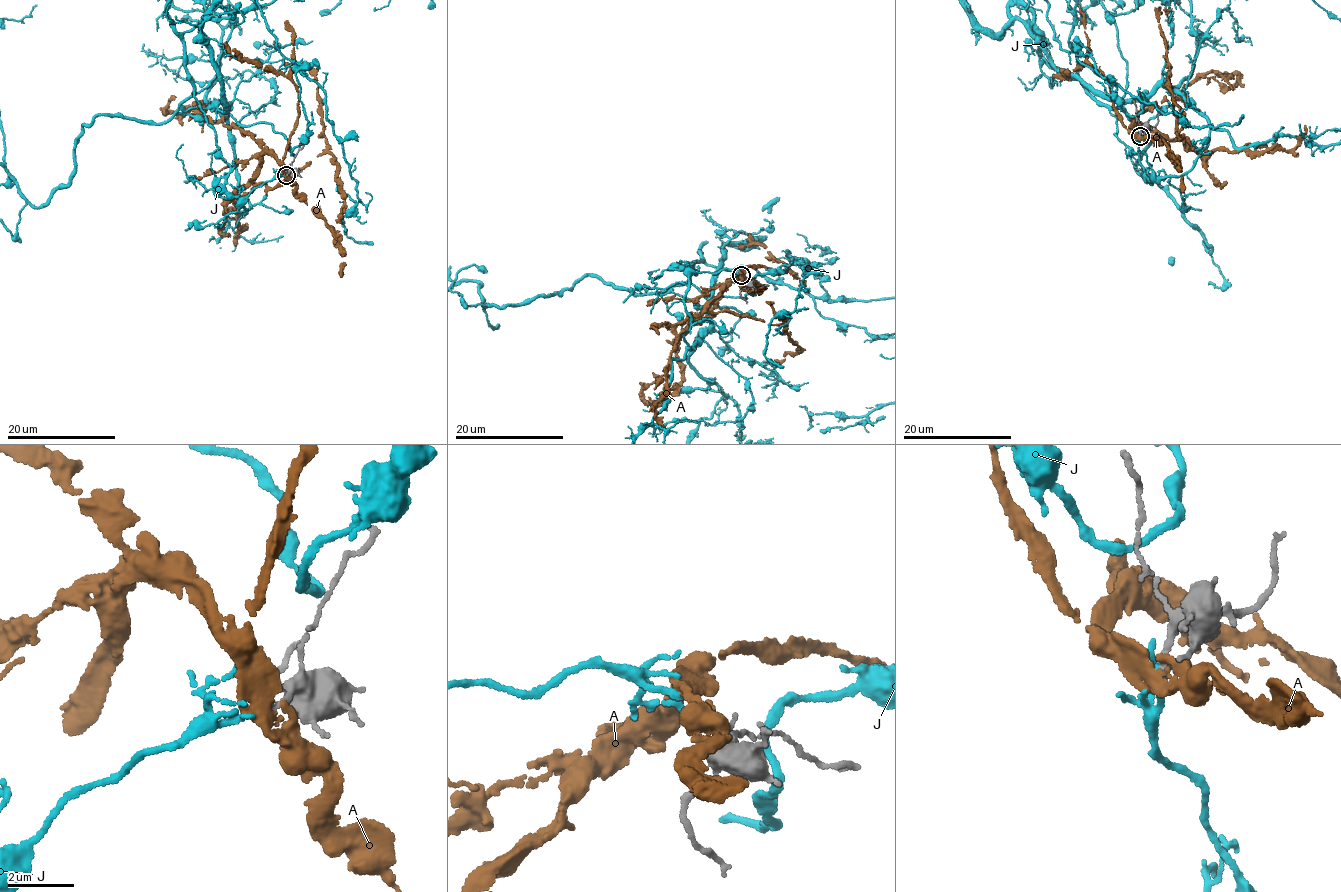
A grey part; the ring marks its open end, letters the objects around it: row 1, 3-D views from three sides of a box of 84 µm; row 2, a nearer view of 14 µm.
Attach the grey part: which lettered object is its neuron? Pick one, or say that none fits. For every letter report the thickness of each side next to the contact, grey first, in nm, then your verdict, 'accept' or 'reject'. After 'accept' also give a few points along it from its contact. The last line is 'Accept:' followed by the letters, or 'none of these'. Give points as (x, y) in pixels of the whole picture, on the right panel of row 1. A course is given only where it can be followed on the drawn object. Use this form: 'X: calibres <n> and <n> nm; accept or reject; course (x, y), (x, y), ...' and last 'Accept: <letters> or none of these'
A: calibres 240 and 200 nm; reject
J: calibres 190 and 220 nm; accept
Accept: J

